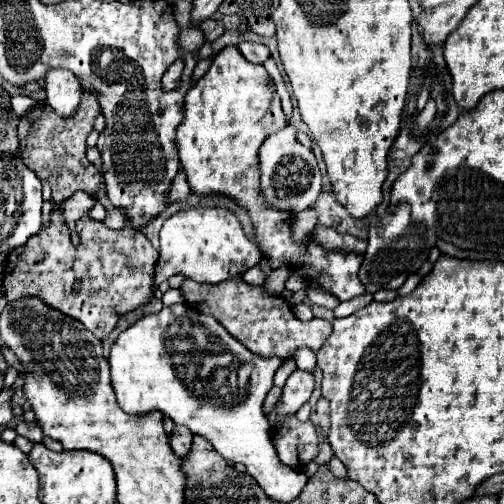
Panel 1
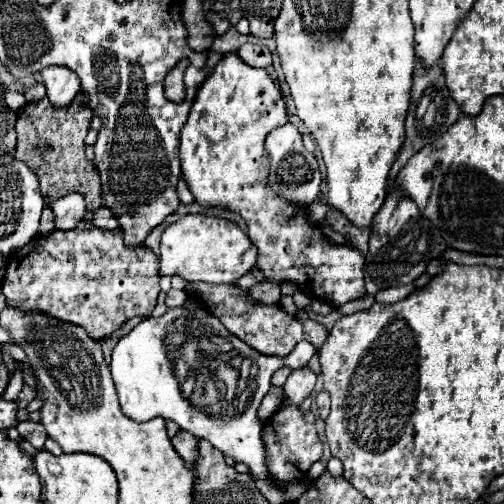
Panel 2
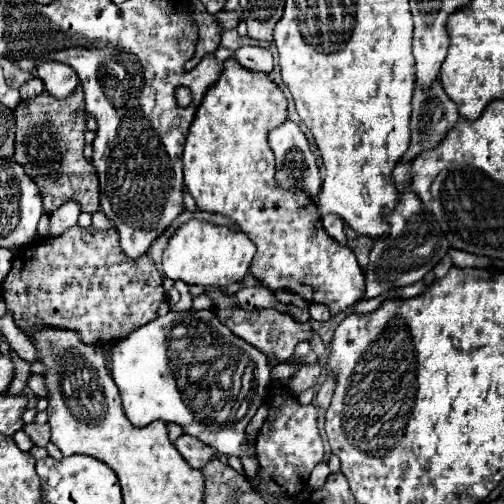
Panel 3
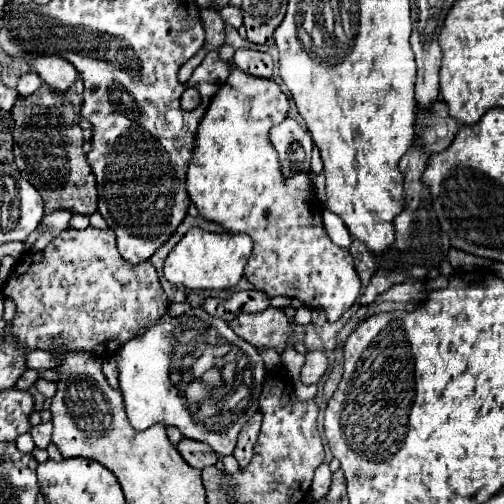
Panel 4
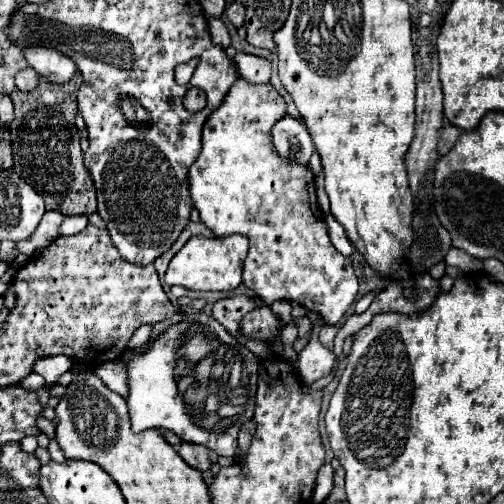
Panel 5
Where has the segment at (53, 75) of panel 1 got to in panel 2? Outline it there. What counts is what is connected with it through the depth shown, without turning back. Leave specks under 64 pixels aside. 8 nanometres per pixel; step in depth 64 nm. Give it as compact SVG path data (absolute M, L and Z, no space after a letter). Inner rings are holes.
M64 66L44 68L44 72L40 72L40 76L42 76L42 82L46 86L48 100L52 102L54 108L68 108L68 104L80 92L78 76Z

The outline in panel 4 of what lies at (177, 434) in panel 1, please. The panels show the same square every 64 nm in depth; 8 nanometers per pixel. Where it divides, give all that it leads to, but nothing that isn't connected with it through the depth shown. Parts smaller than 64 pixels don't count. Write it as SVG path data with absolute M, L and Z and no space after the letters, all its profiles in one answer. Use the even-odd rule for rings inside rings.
M182 438L176 448L192 468L202 470L202 468L214 466L218 462L218 454L212 448L208 448L208 444L204 444L204 442Z

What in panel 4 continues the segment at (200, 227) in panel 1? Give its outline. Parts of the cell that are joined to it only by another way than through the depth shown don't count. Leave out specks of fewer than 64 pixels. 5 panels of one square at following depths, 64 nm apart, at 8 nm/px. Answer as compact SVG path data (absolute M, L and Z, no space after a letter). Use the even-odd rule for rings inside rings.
M198 226L190 228L174 246L164 262L164 276L170 284L184 284L188 290L198 288L232 288L244 276L244 266L252 254L252 240L248 234L206 232Z

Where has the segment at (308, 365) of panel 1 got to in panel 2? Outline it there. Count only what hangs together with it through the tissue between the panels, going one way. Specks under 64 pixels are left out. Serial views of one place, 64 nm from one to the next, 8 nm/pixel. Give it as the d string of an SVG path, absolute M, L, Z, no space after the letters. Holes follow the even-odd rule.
M180 306L180 308L168 308L158 318L154 318L154 316L144 318L134 330L130 330L130 334L120 338L112 352L110 370L112 370L112 378L114 378L118 398L120 398L122 412L128 418L138 420L138 422L146 422L156 416L174 420L180 428L192 432L196 438L208 440L224 456L230 456L236 462L244 462L252 470L254 478L264 480L268 486L280 490L286 500L296 500L308 488L308 480L280 482L270 474L268 464L266 464L268 452L266 452L266 444L262 440L264 422L258 418L258 406L260 406L262 398L266 396L266 392L270 390L270 378L278 368L288 366L293 370L299 369L300 366L306 366L315 354L316 349L312 344L301 341L286 358L264 356L264 354L252 350L242 340L238 340L234 334L230 334L222 326L222 322L216 316L212 316L210 312L206 312L204 308L190 310L186 306ZM166 328L200 328L200 330L196 334L186 334L182 342L172 342L170 338L166 338ZM182 344L184 344L184 348L186 348L186 344L202 346L196 350L196 362L188 362L186 352L182 352Z

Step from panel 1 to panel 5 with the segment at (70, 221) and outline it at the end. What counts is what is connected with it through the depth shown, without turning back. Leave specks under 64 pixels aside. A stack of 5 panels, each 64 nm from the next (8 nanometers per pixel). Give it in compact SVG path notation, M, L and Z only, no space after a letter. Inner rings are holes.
M46 212L46 214L44 214L42 222L38 224L38 230L30 236L30 238L34 238L36 254L42 252L54 238L58 238L62 220L64 220L64 214L60 214L60 212Z

